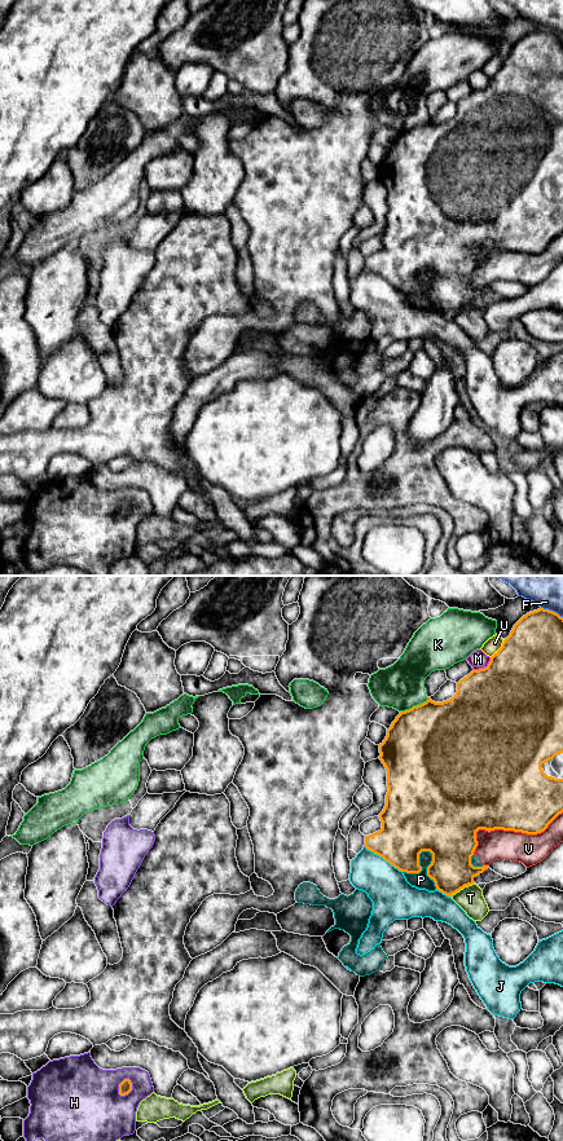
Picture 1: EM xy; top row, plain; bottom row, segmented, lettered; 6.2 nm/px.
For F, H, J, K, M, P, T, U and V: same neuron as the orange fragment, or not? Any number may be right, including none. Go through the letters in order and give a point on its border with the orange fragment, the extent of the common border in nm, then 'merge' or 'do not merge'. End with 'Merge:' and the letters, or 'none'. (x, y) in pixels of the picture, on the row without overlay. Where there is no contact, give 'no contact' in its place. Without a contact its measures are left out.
F: xy (551, 31) | 150 nm | do not merge
H: xy (119, 506) | 130 nm | do not merge
J: xy (383, 278) | 300 nm | do not merge
K: xy (414, 127) | 200 nm | do not merge
M: xy (484, 88) | 140 nm | do not merge
P: xy (427, 287) | 260 nm | do not merge
T: xy (462, 308) | 170 nm | do not merge
U: xy (500, 69) | 150 nm | do not merge
V: xy (507, 250) | 600 nm | do not merge
Merge: none

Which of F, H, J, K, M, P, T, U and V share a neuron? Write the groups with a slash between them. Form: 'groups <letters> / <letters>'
groups F / H / J / K / M / P V / T / U

